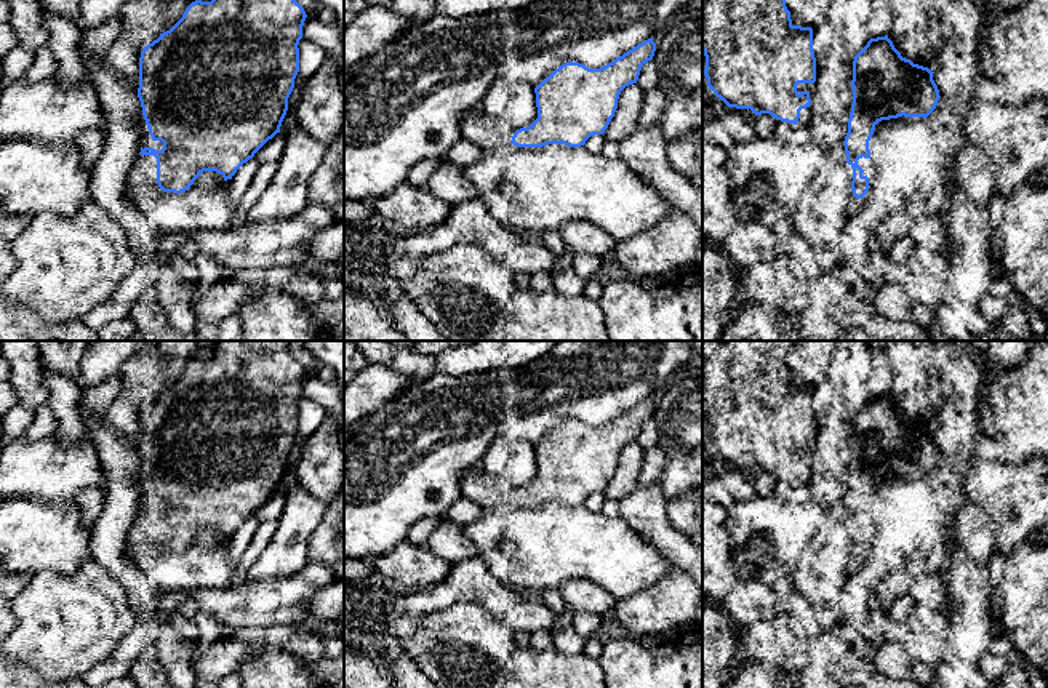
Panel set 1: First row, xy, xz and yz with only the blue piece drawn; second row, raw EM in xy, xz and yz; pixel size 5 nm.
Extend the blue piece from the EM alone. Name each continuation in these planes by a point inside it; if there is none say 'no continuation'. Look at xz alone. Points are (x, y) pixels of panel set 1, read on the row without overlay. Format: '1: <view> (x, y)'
1: xz (477, 485)

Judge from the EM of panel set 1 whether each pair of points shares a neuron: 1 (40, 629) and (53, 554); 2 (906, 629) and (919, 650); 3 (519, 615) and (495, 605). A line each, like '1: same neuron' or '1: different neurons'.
1: different neurons
2: same neuron
3: different neurons

